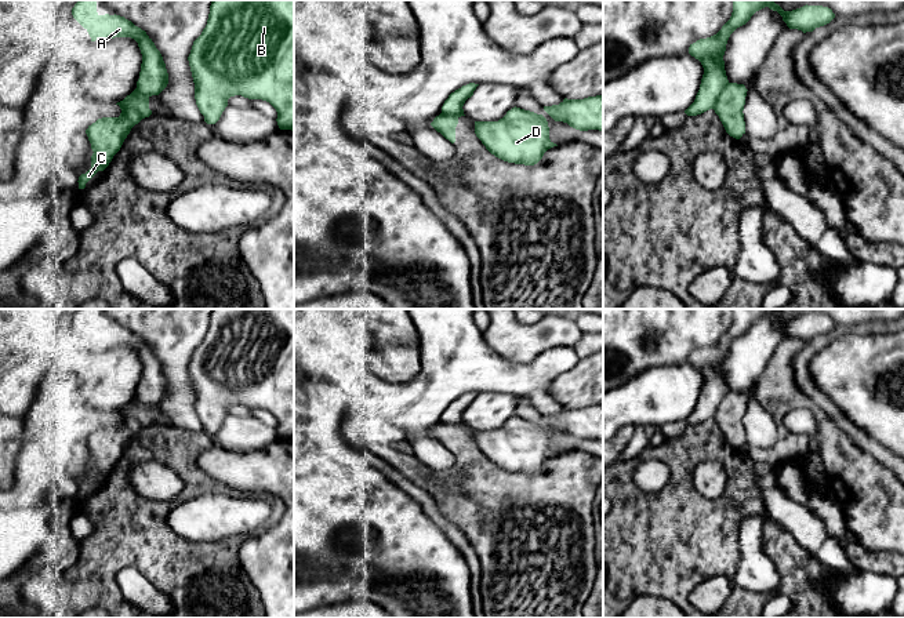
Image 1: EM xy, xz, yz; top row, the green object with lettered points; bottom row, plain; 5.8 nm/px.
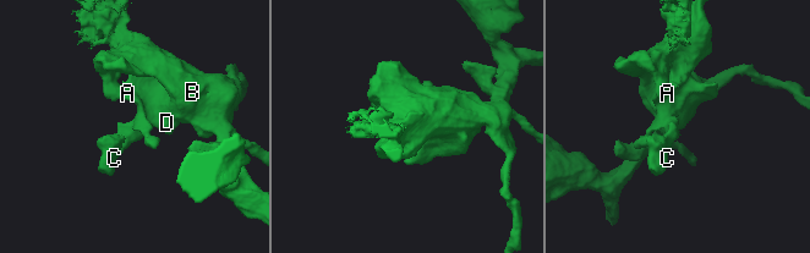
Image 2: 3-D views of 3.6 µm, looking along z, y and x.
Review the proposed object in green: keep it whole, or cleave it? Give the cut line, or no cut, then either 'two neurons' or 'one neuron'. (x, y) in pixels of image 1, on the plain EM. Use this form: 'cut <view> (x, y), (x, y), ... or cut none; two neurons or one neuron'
cut yz (729, 392), (712, 417); two neurons

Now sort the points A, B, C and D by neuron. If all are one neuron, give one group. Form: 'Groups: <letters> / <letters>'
Groups: A B D / C

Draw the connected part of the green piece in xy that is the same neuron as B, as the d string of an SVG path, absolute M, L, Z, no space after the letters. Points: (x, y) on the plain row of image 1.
M211 309L207 334L188 366L195 408L207 433L215 433L228 408L242 404L269 411L277 421L280 439L294 440L294 309Z

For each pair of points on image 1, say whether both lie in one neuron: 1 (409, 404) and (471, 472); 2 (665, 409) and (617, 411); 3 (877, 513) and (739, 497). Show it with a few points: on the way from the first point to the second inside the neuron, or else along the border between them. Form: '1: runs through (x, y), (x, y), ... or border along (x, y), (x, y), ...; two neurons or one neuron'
1: border along (456, 457), (443, 471), (424, 464); two neurons
2: runs through (653, 410), (630, 410); one neuron
3: border along (755, 468), (755, 482), (763, 500); two neurons

